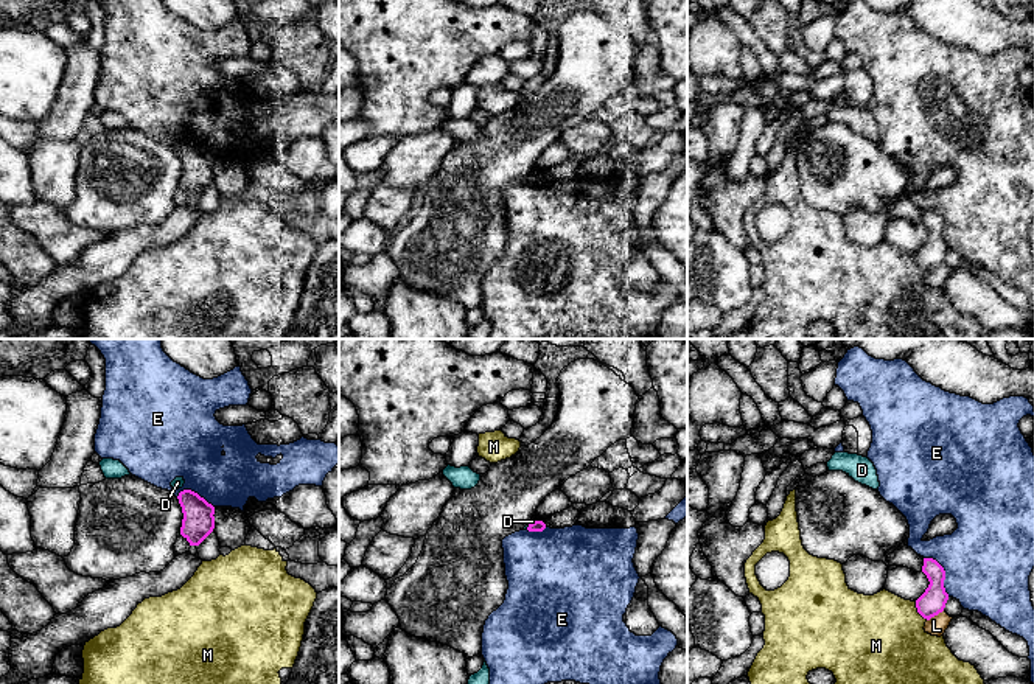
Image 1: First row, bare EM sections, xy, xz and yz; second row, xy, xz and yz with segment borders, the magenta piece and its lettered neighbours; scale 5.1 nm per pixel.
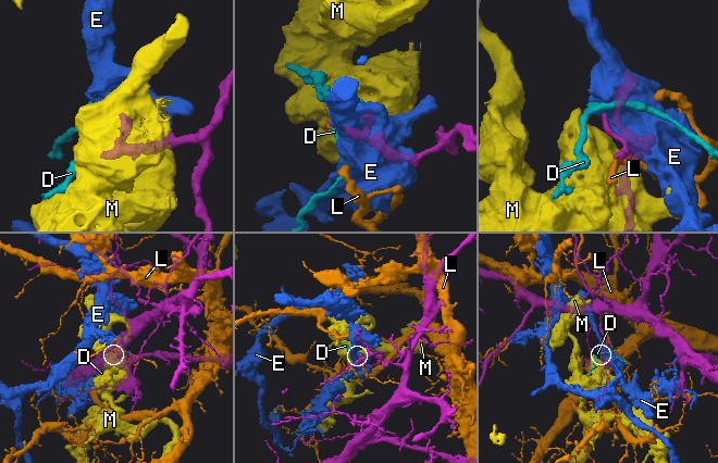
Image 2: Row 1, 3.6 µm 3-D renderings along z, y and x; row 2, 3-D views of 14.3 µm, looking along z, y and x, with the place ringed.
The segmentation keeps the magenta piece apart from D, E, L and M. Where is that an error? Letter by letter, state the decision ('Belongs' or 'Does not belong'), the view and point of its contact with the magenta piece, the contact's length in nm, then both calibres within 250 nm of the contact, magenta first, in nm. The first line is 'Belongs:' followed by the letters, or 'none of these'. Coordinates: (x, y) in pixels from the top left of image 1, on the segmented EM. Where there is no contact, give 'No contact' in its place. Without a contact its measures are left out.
Belongs: none of these
D: Does not belong. Touches magenta at xz (530, 524). Shared border 70 nm. Thickness 60 nm (magenta) against 20 nm
E: Does not belong. Touches magenta at yz (944, 572). Shared border 240 nm. Thickness 140 nm (magenta) against 460 nm
L: Does not belong. Touches magenta at yz (935, 614). Shared border 110 nm. Thickness 140 nm (magenta) against 100 nm
M: Does not belong. Touches magenta at yz (918, 611). Shared border 120 nm. Thickness 140 nm (magenta) against 460 nm

